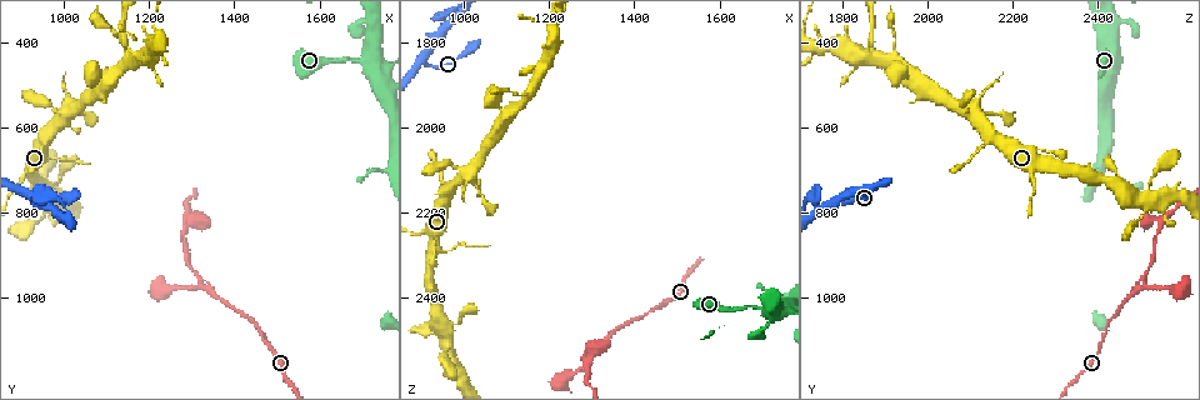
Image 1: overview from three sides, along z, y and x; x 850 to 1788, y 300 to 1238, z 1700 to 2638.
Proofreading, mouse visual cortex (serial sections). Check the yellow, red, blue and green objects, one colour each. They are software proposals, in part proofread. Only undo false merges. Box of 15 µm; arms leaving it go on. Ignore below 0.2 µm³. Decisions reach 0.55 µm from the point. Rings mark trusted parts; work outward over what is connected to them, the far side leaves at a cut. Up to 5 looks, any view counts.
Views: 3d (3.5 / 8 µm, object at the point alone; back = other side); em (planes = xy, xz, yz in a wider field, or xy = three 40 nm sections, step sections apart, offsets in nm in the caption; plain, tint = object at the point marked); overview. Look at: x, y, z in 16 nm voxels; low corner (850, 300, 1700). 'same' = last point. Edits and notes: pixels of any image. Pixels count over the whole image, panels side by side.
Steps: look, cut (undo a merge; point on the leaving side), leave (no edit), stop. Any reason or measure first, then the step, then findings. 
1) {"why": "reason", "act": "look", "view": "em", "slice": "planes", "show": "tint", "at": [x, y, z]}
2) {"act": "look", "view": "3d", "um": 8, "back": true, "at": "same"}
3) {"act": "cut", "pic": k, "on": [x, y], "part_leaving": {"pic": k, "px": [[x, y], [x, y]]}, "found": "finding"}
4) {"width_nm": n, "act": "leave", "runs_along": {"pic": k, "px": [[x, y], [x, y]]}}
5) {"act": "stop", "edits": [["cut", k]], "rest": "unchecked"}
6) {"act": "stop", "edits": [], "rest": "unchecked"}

{"why": "arms part here", "act": "look", "view": "3d", "um": 3.5, "at": [1175, 435, 1870]}

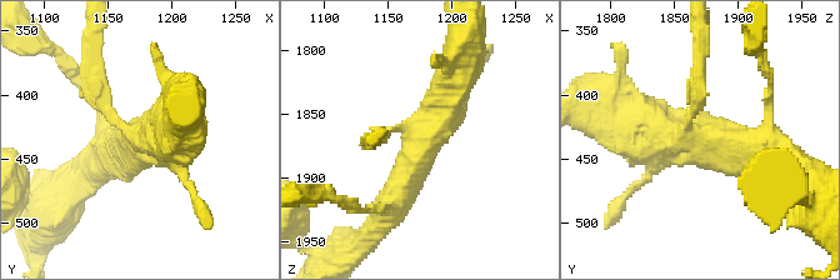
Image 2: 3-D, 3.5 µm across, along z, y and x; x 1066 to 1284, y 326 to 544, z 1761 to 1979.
{"arms": 3, "arm_widths_nm": [150, 400, 500], "act": "look", "view": "em", "slice": "xy", "step": 1, "show": "tint", "at": [1178, 432, 1870]}

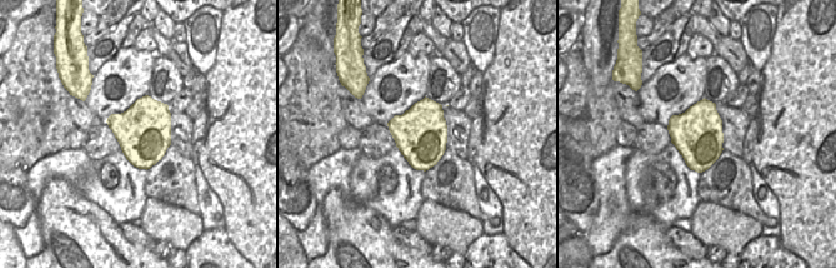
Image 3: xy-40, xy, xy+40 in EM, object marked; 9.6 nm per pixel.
{"act": "leave", "runs_along": {"pic": 2, "px": [[389, 209], [459, 70]]}, "found": "one cell here"}

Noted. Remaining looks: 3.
{"why": "a fork", "act": "look", "view": "3d", "um": 3.5, "at": [1330, 975, 2510]}

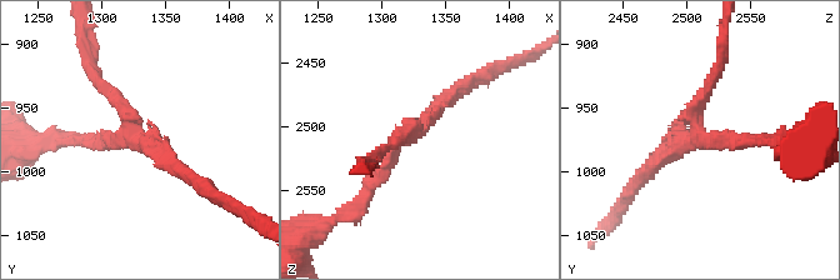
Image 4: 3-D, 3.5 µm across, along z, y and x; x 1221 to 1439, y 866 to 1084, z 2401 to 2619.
{"arms": 3, "arm_widths_nm": [150, 200, 200], "act": "look", "view": "em", "slice": "xy", "step": 2, "show": "tint", "at": [1324, 972, 2506]}

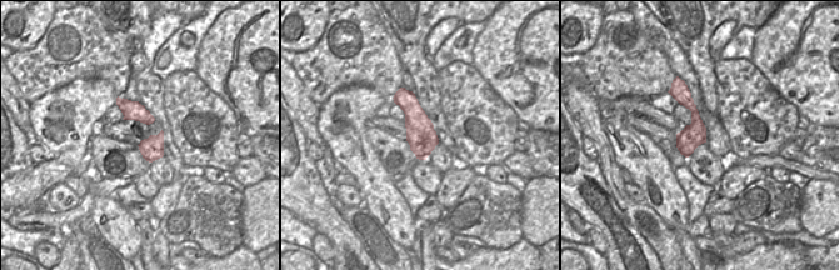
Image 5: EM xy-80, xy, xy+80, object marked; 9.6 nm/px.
{"act": "leave", "runs_along": {"pic": 5, "px": [[682, 90], [694, 110], [687, 153]]}, "found": "all the same cell"}

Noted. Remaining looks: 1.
{"act": "stop", "edits": [], "rest": "unchecked"}

